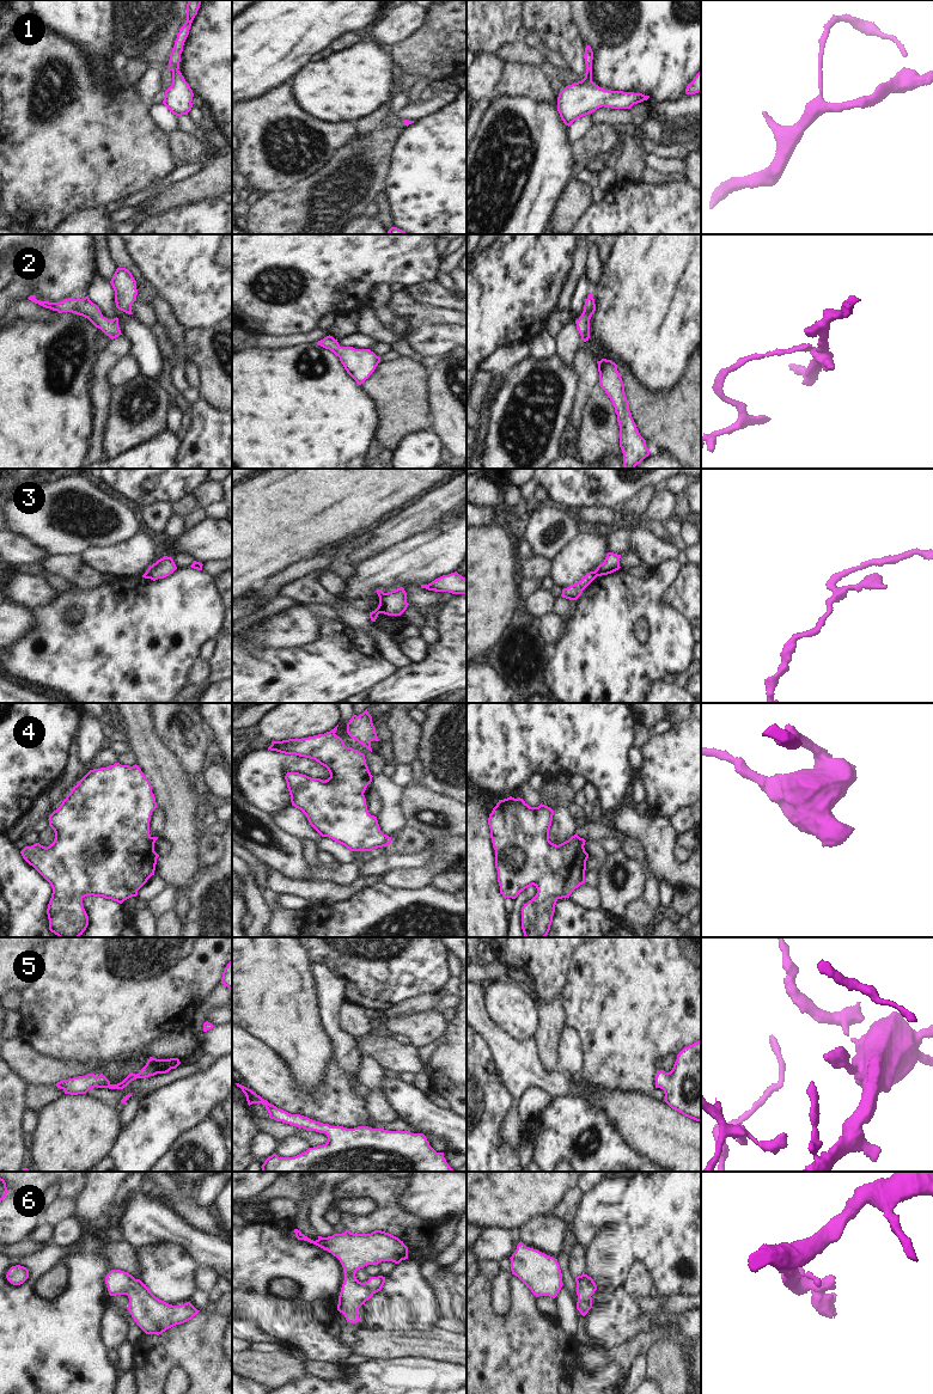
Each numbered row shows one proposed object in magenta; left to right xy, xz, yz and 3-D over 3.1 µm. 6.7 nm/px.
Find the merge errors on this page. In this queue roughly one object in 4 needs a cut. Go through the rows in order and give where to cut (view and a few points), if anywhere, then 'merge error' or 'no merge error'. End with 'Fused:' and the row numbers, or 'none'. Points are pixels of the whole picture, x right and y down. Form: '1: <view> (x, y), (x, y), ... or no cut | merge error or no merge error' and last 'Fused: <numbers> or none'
1: no cut | no merge error
2: no cut | no merge error
3: yz (593, 572), (597, 575) | merge error
4: no cut | no merge error
5: no cut | no merge error
6: no cut | no merge error
Fused: 3

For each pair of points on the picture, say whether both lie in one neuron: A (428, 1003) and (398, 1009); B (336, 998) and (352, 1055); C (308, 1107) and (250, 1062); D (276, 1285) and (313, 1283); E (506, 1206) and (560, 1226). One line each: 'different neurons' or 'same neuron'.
A: same neuron
B: same neuron
C: same neuron
D: different neurons
E: different neurons

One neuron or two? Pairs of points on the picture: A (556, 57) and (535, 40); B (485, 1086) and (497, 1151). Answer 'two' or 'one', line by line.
A: one
B: one

